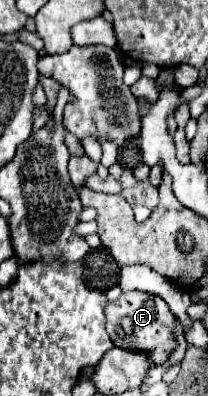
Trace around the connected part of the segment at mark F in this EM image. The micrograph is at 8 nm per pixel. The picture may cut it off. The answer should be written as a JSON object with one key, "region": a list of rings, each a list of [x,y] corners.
{"region":[[[144,291],[122,293],[116,301],[106,303],[104,313],[106,313],[106,329],[108,329],[112,343],[120,349],[150,353],[152,367],[162,365],[178,345],[176,337],[172,333],[176,315],[170,311],[168,303],[164,299],[160,299],[158,295],[144,293]]]}

